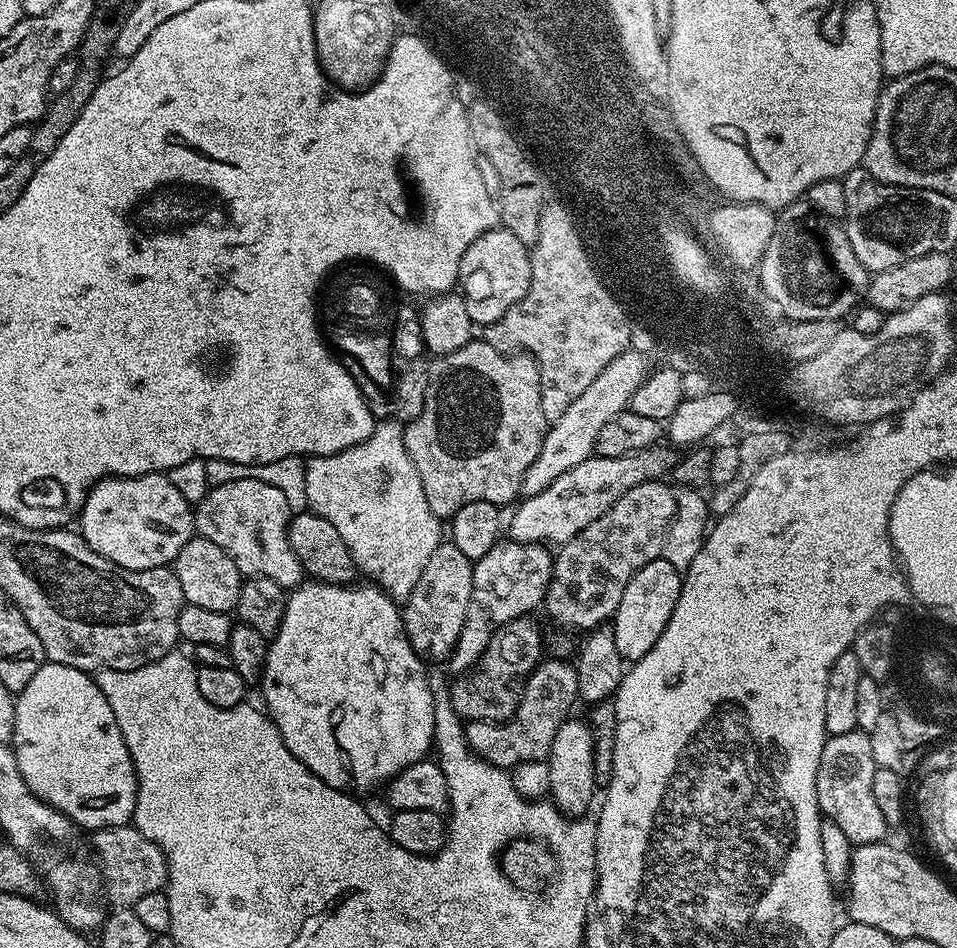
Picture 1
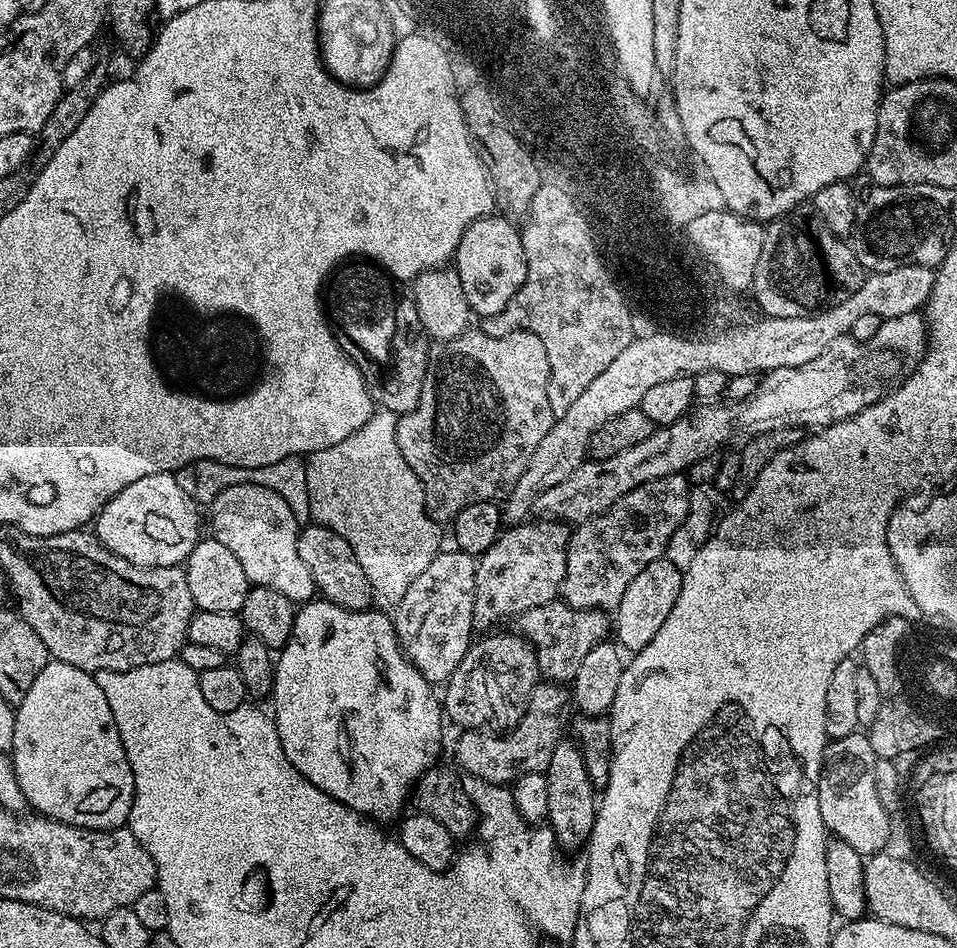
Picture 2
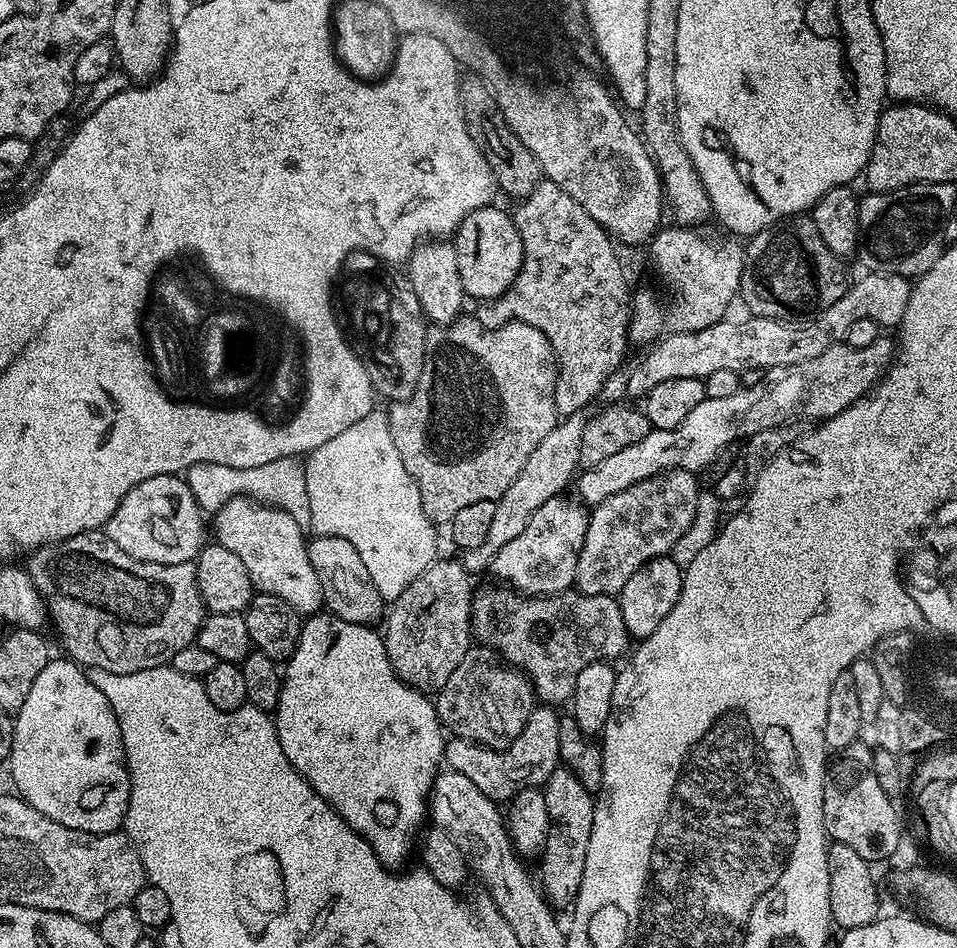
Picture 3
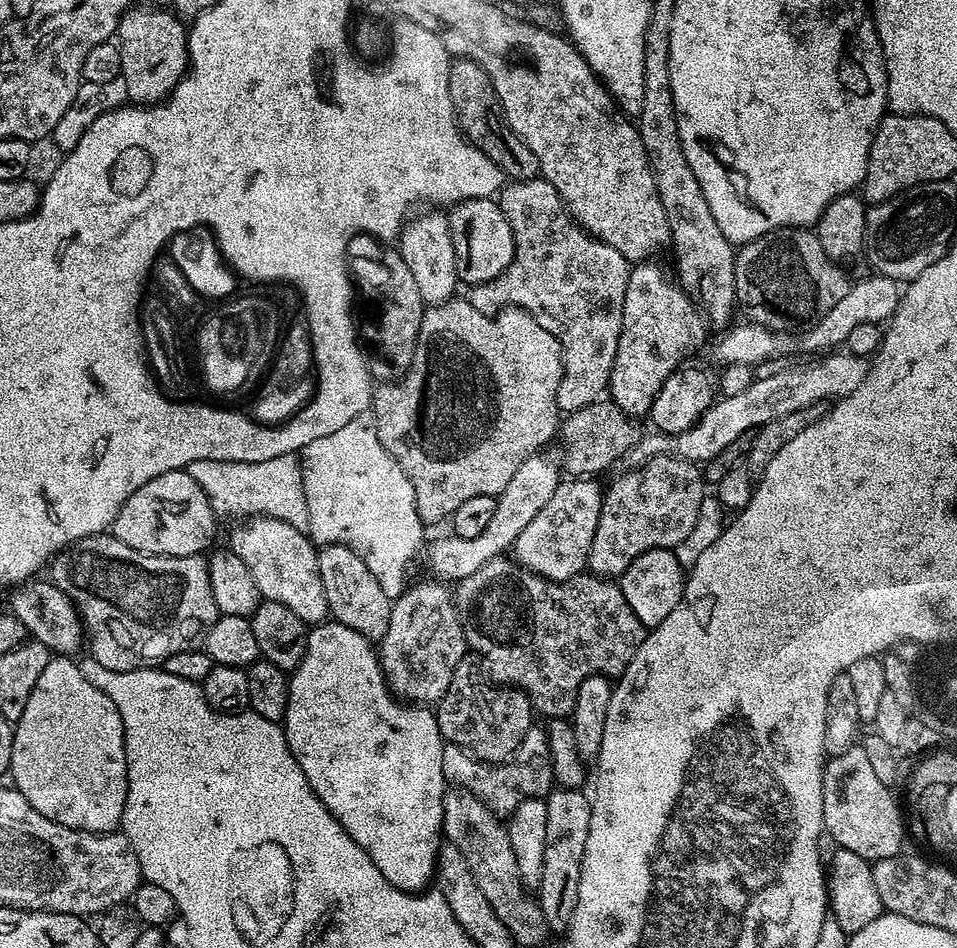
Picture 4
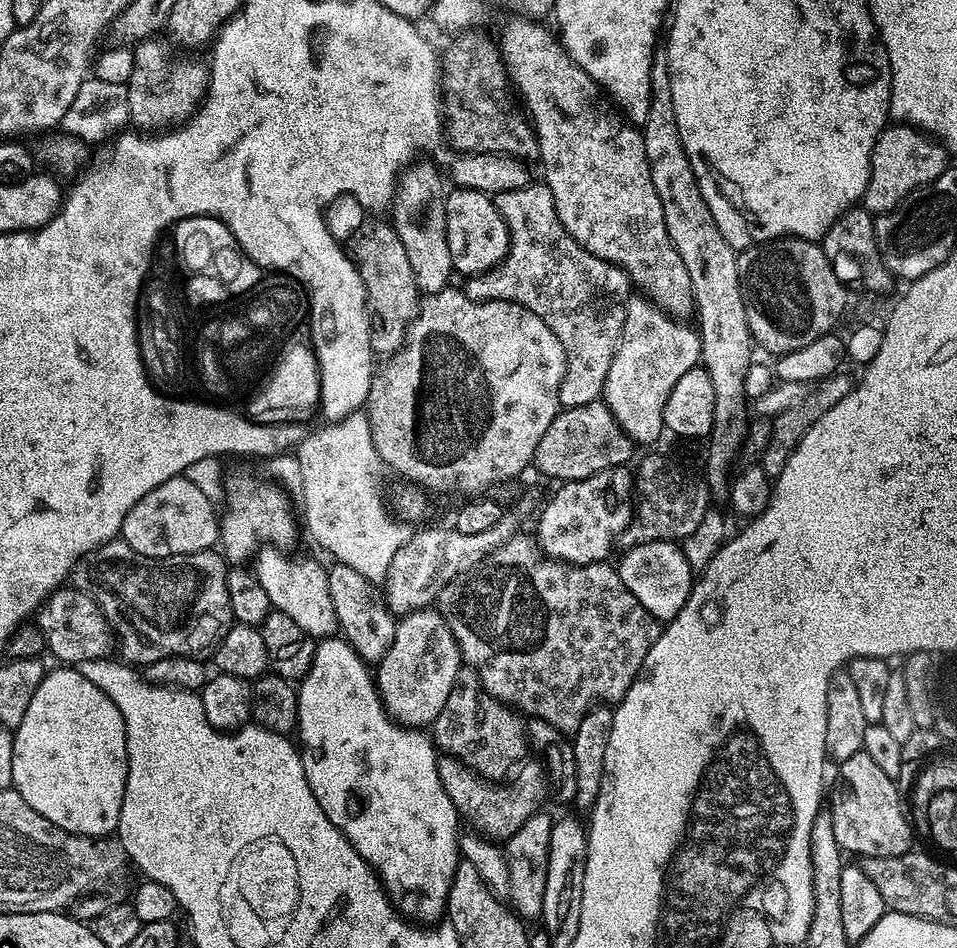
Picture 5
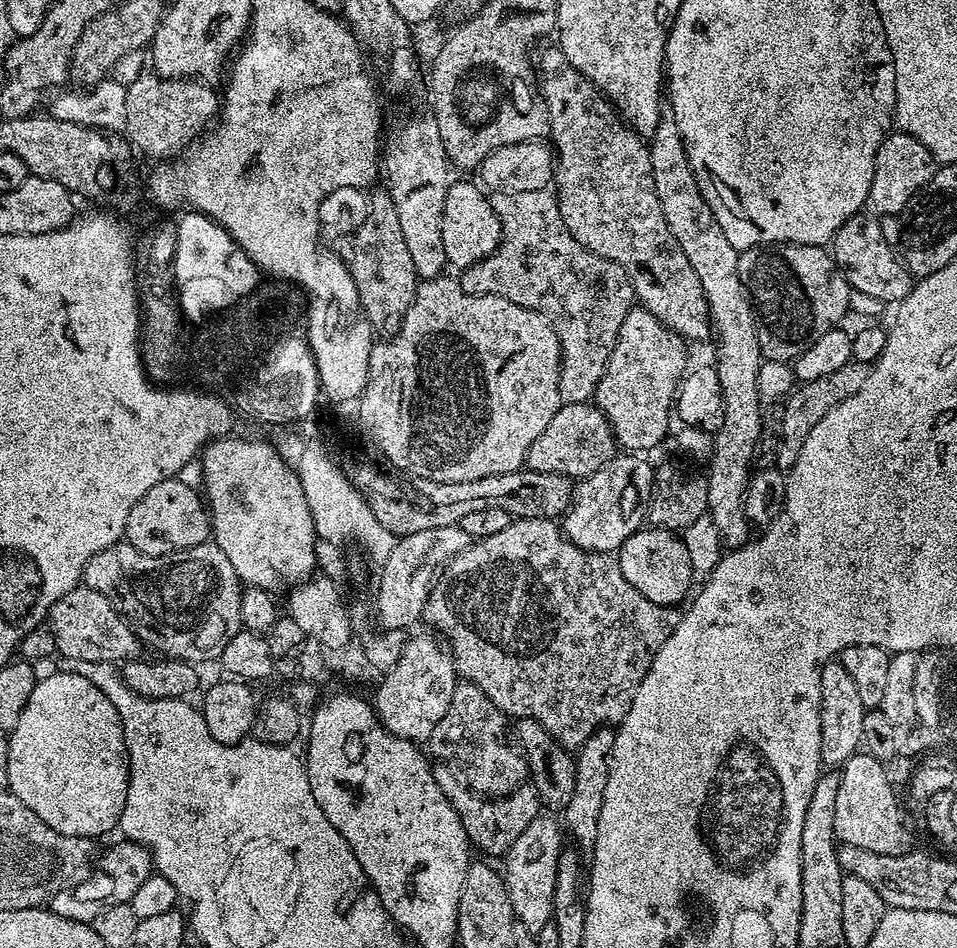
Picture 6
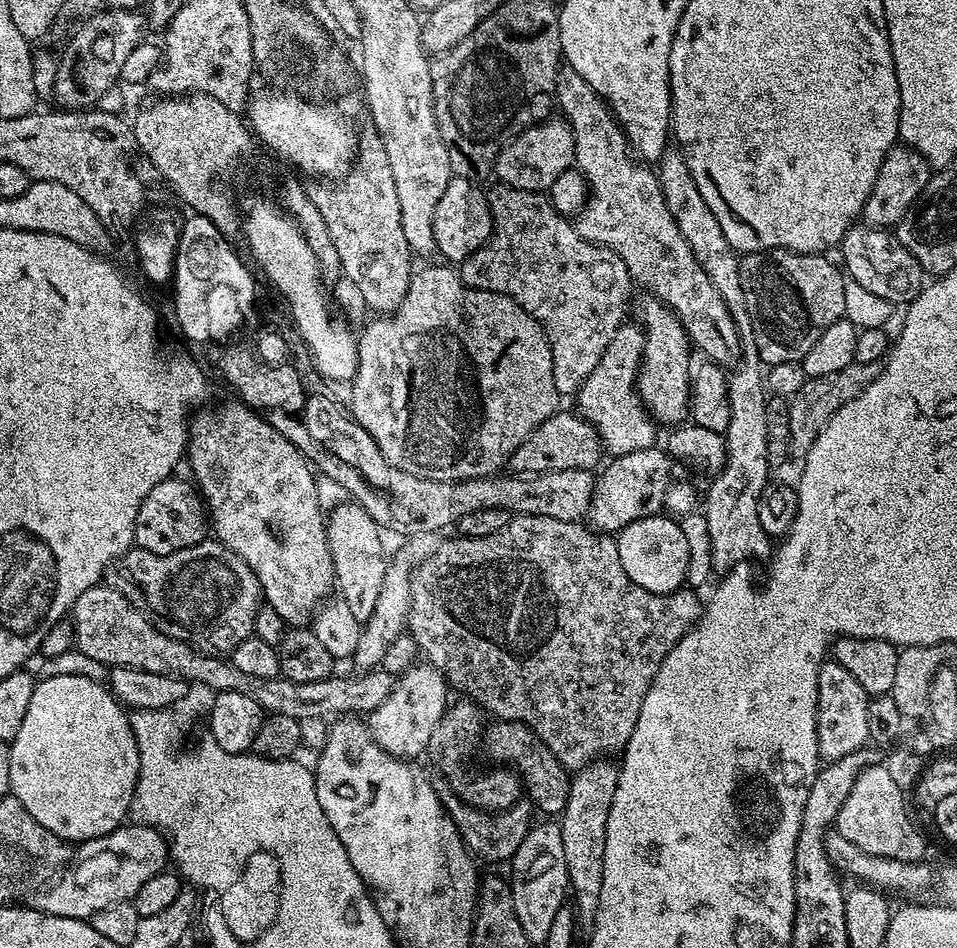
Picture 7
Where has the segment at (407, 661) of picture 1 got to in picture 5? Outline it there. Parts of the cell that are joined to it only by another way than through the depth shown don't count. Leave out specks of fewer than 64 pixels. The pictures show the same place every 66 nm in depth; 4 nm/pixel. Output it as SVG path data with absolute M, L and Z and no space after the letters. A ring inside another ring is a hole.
M336 634L317 643L314 662L298 681L295 731L300 732L302 770L306 770L306 782L310 782L314 798L318 798L318 806L380 877L397 912L413 922L439 921L448 907L450 882L462 859L458 839L462 820L454 802L450 802L450 794L442 790L436 761L438 749L431 735L393 720L380 701L369 665L347 640Z

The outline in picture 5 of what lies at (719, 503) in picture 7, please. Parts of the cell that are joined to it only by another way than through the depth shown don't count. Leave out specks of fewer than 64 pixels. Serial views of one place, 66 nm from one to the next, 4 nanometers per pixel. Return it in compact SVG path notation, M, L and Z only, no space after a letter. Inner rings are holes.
M656 54L652 58L650 114L646 114L642 135L650 178L654 178L654 190L658 190L658 198L662 202L662 214L666 218L670 242L674 242L674 250L678 250L682 262L686 262L686 271L690 274L690 286L696 303L694 320L700 334L702 367L710 374L710 382L714 382L716 403L716 425L710 437L712 445L708 448L706 479L711 495L724 498L730 487L732 459L737 459L746 433L745 421L740 419L744 416L746 403L744 378L747 368L754 363L754 341L738 282L738 252L730 246L730 242L726 242L726 238L722 238L722 230L718 230L718 222L714 222L714 214L710 214L710 206L706 206L706 198L702 198L702 190L690 166L690 158L686 158L686 150L678 134L678 114L674 114L674 93L670 90L668 58L664 54Z

